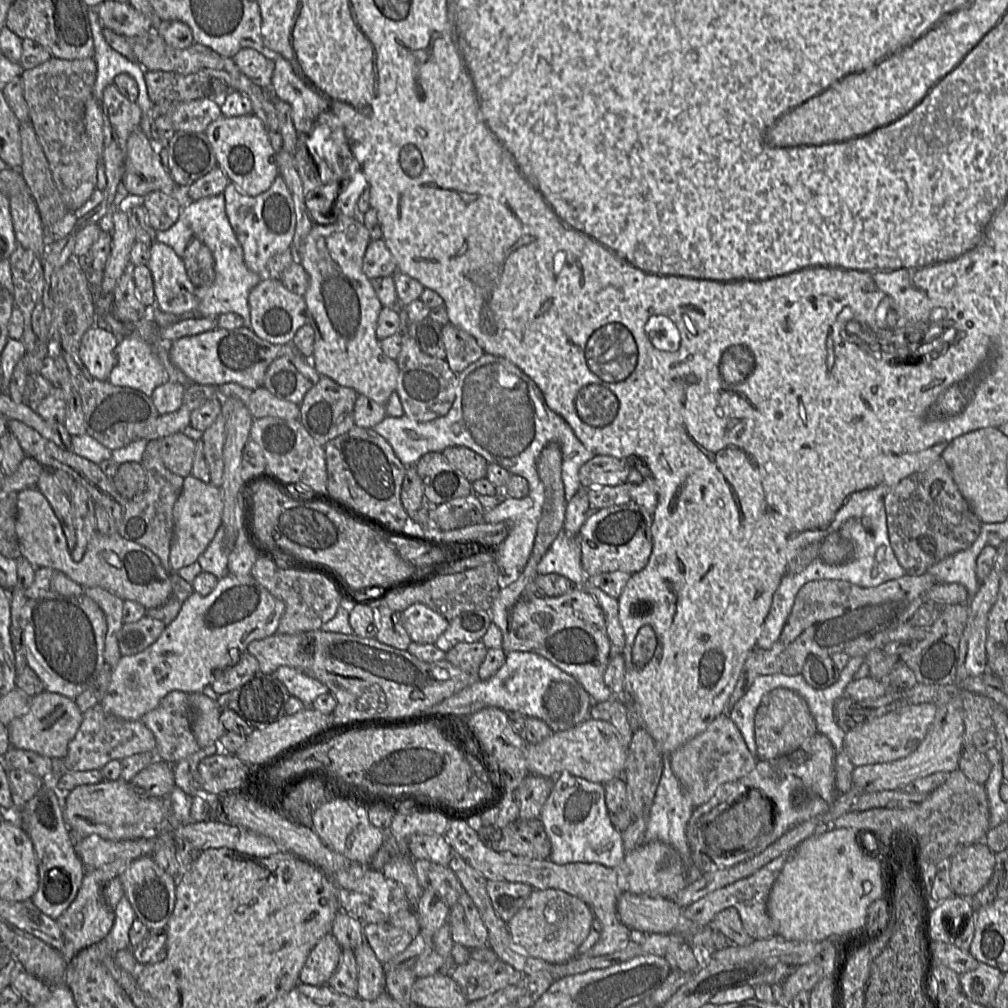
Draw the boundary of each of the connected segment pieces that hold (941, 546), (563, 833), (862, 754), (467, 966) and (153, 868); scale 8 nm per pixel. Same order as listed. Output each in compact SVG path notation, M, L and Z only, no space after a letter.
M940 457L925 471L901 480L883 498L890 545L906 575L920 576L944 558L968 549L978 538L979 518L960 493Z
M562 771L554 779L554 786L539 819L551 842L550 860L556 864L582 862L616 867L624 859L626 853L622 833L615 829L609 818L604 784Z
M933 703L911 705L892 711L847 731L843 750L855 767L893 762L912 753L921 744L932 724L937 706Z
M471 958L465 964L454 966L450 973L453 980L460 987L463 995L468 1002L483 999L498 990L517 984L523 977L523 974L498 959L495 962L482 962Z
M151 855L142 856L130 862L119 874L119 878L136 918L150 931L165 929L175 907L178 878L158 866Z

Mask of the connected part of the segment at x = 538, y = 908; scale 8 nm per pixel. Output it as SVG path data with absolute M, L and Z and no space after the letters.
M558 889L533 890L522 908L507 923L514 945L533 958L551 964L568 962L577 955L577 949L585 941L592 928L594 915L581 899Z

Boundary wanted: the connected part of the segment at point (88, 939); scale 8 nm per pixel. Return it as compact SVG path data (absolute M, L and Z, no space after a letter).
M86 871L76 898L57 919L63 936L63 947L59 952L67 962L72 961L83 949L108 939L115 914L114 909L103 900L104 884L96 879L92 872Z

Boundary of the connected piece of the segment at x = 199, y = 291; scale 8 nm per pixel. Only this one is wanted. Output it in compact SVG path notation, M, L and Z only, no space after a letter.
M224 194L190 201L184 205L178 220L168 230L156 231L155 239L170 246L175 254L182 258L191 238L196 237L204 243L212 253L214 259L215 278L211 285L197 287L195 295L199 299L195 313L175 315L161 311L157 307L149 308L150 317L160 327L166 327L181 320L189 318L214 318L221 314L233 312L240 315L244 325L250 328L250 310L248 296L262 279L262 277L249 270L243 259L243 250L229 223L225 212Z

